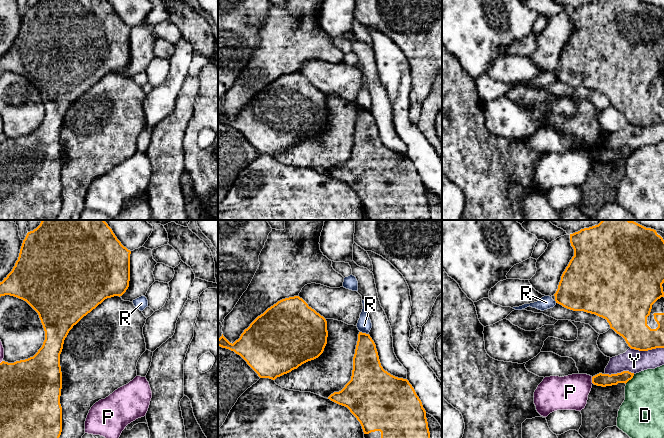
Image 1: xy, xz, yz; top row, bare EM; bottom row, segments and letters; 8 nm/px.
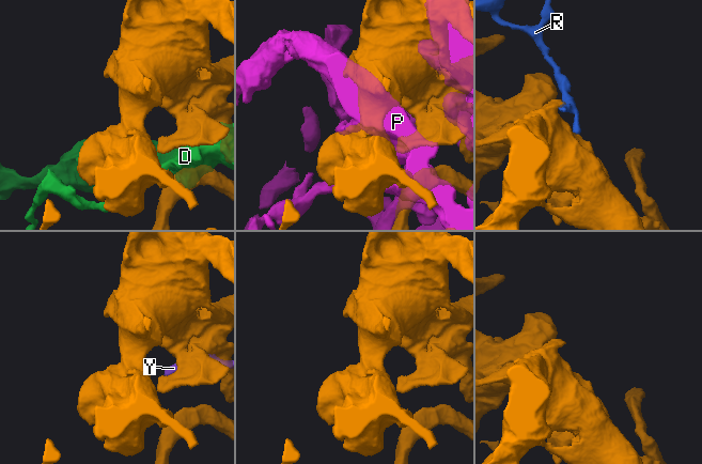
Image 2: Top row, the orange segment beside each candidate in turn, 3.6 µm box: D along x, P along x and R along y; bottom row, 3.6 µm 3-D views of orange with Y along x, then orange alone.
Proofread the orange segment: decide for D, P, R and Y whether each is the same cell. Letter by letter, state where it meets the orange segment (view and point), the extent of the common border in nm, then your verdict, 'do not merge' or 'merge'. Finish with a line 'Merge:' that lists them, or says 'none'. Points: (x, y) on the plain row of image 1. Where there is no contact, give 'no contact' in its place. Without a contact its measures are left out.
D: yz (630, 155) | 110 nm | do not merge
P: yz (592, 156) | 60 nm | do not merge
R: xz (364, 109) | 80 nm | do not merge
Y: yz (647, 126) | 280 nm | do not merge
Merge: none

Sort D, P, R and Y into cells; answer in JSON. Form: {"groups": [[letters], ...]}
{"groups": [["D"], ["P"], ["R"], ["Y"]]}

